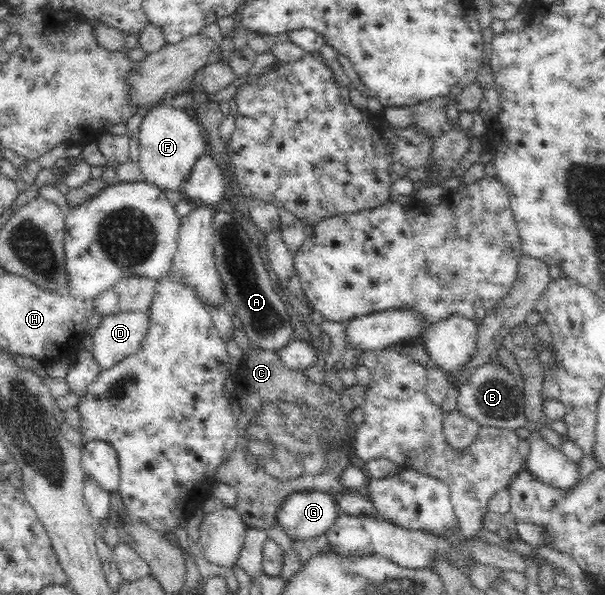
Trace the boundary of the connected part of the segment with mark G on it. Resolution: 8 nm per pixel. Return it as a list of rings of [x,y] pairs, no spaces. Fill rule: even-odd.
[[[306,489],[287,496],[275,518],[290,538],[309,538],[325,533],[335,524],[337,508],[331,493]]]

